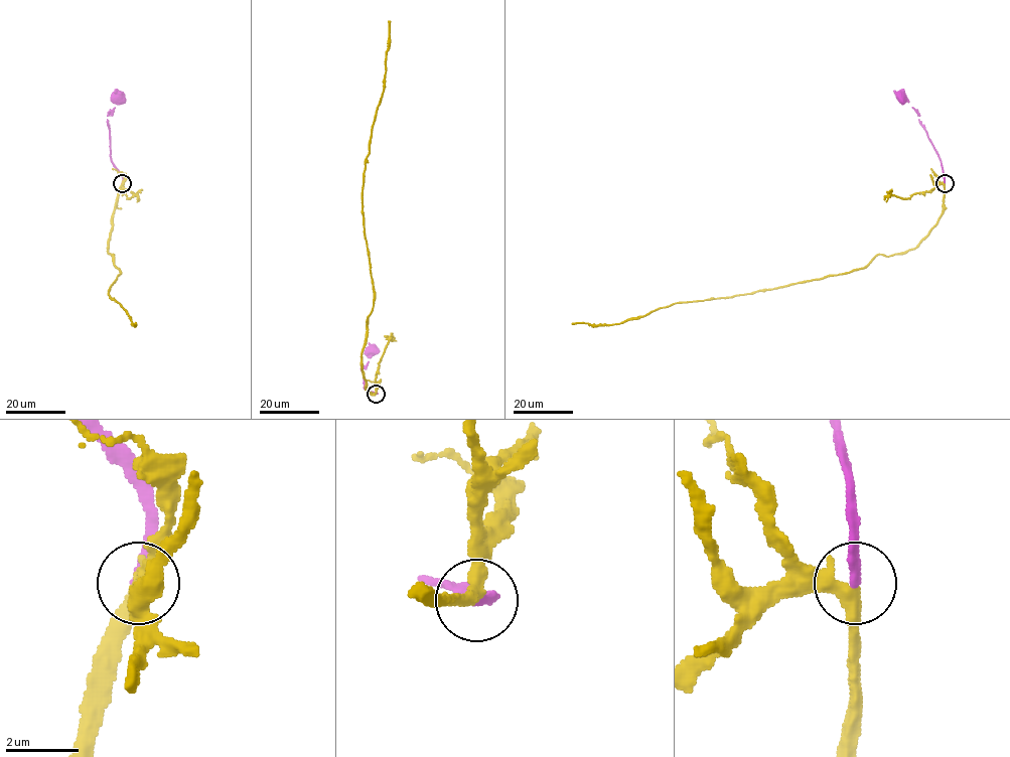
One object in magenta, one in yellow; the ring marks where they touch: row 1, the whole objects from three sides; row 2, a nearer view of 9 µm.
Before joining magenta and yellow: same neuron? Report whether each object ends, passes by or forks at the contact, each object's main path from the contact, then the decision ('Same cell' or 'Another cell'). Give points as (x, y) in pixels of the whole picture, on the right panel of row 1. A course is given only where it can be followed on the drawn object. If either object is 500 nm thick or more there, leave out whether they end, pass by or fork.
At the ring magenta ends. At the ring yellow forks. Course of magenta: (944, 183), (939, 155), (917, 111), (907, 101), (900, 99). Course of yellow: (944, 184), (939, 222), (904, 252), (877, 254), (847, 273), (675, 302), (619, 323), (572, 323). Same cell

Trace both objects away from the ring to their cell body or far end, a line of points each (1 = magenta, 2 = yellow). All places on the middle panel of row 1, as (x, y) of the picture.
1: (376, 393), (364, 388), (361, 367), (369, 361), (371, 349)
2: (376, 393), (366, 390), (362, 363), (367, 317), (374, 301), (362, 198), (372, 124), (383, 93), (388, 21)

